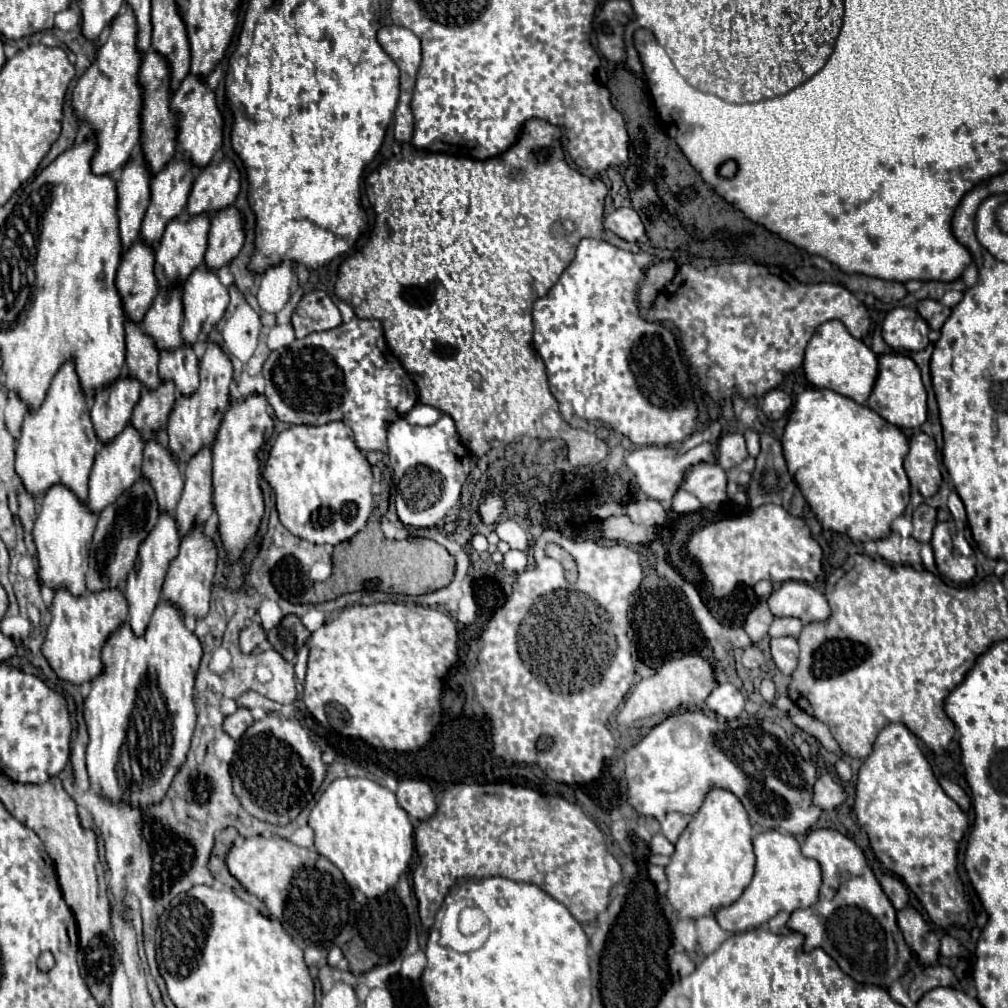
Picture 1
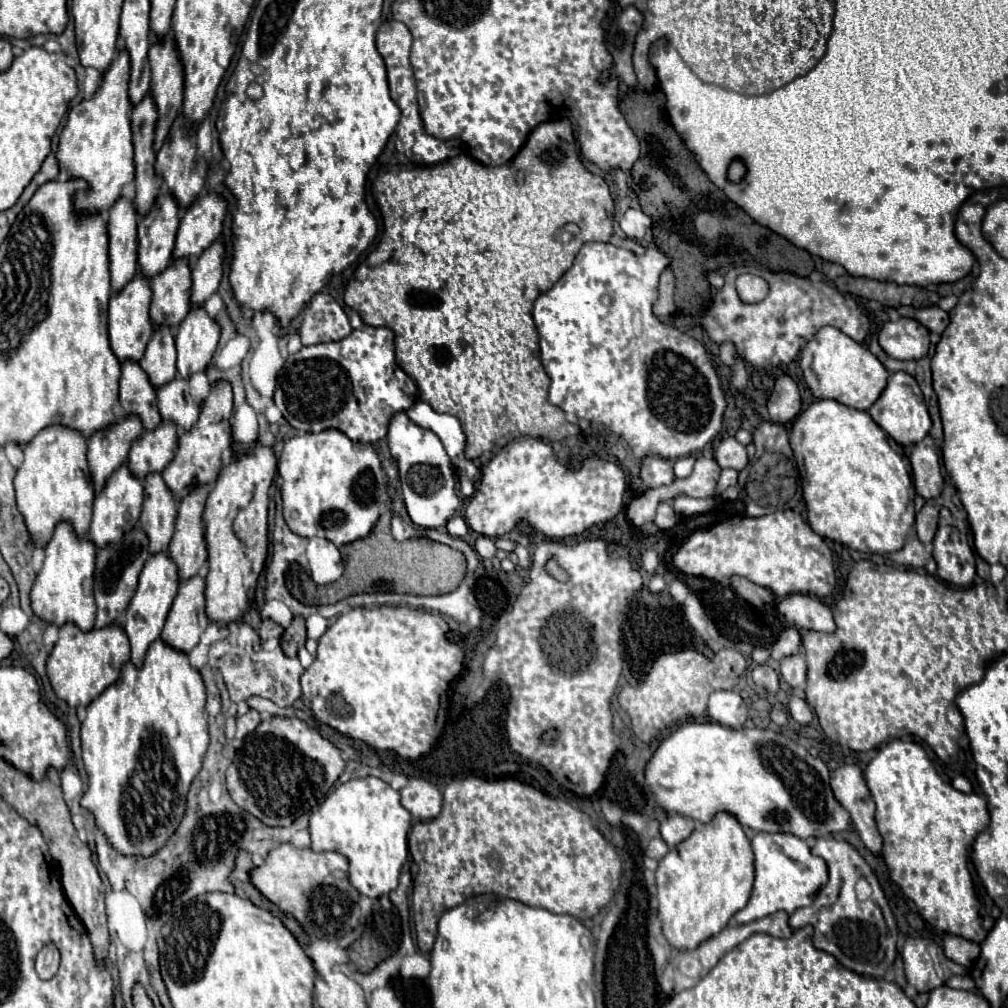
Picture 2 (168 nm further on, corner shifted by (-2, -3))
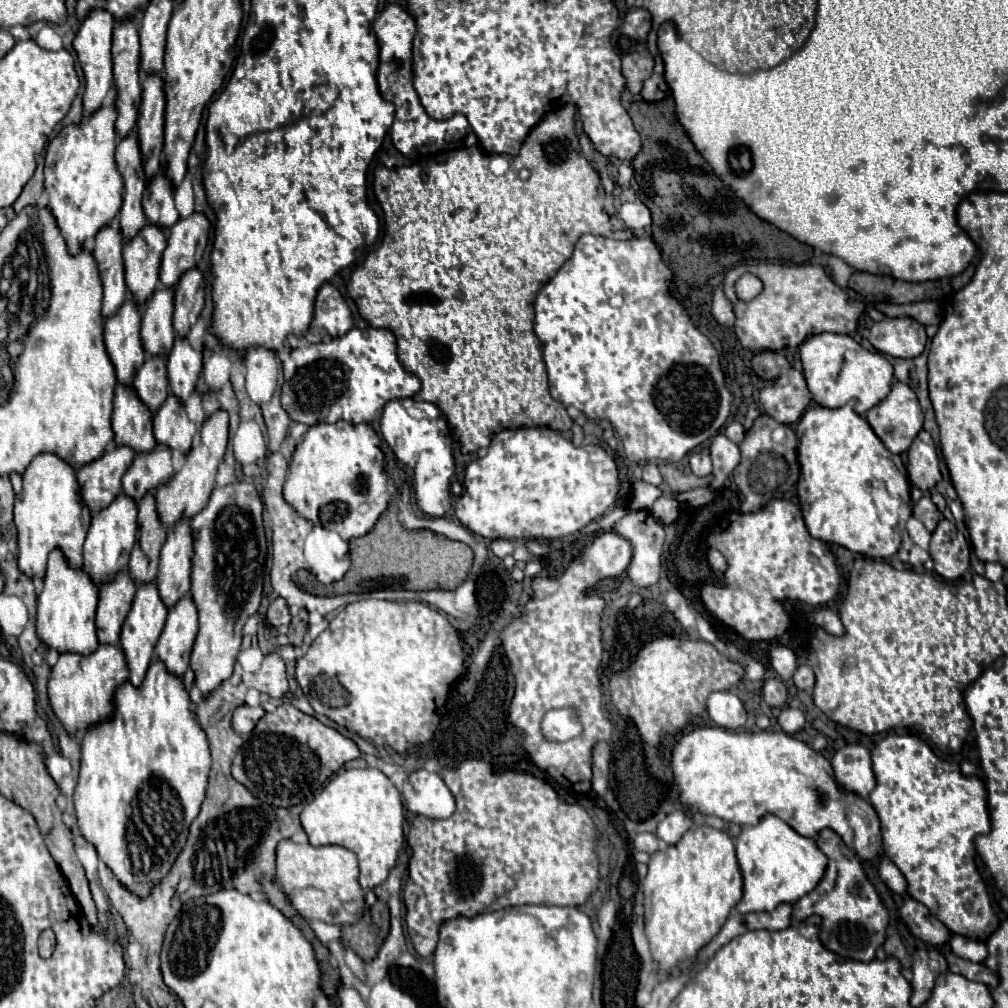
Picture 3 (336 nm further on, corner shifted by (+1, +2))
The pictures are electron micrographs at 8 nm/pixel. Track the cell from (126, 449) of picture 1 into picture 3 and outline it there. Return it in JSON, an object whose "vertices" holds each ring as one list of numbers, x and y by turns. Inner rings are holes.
{"vertices":[[119,494,107,508,93,514,83,546,83,560,85,560,83,568,93,578,95,584,109,580,115,572,127,568,135,538,137,538,137,502,131,496]]}

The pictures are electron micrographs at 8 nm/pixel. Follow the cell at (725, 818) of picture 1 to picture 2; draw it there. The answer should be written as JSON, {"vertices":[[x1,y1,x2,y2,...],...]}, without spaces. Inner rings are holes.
{"vertices":[[718,813,710,823,692,831,688,839,676,845,678,853,668,853,658,861,656,887,658,887,658,919,662,921,662,933,672,949,696,949,702,941,716,937,750,899,754,881,754,861,750,841,742,831,742,825,728,813]]}

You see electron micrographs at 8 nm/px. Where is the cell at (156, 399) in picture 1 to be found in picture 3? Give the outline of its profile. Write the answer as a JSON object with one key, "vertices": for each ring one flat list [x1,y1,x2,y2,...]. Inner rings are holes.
{"vertices":[[157,444,149,452,135,454,131,466,123,476,123,492,139,502,145,492,155,490,165,484,173,474,171,448,165,444]]}

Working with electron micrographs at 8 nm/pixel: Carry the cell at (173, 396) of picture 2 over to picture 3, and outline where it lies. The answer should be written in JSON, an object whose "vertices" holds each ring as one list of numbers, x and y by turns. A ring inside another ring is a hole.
{"vertices":[[169,394,153,414,153,430,159,444,167,444,171,450,181,450,185,454,197,434,197,424,189,420,183,402]]}

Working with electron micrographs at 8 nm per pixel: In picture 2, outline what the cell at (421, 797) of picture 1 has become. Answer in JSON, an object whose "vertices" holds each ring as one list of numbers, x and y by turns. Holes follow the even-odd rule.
{"vertices":[[414,777,408,787,400,791,402,805,420,821,436,819,442,811,442,793,436,785,422,777]]}

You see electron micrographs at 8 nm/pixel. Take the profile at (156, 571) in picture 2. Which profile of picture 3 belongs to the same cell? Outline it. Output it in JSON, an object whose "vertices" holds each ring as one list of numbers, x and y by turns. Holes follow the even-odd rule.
{"vertices":[[147,582,147,584,141,584,137,588,137,594,133,598,133,604,131,604,131,610,125,618,125,624,121,628,121,648,125,652,125,658,127,658,127,666,131,670,129,674,129,680,133,686,139,686,147,668,149,668,149,662,153,658,153,648,157,644,157,638,163,630,163,624,165,624,165,618,167,618,167,606,163,604,161,596,159,596,159,588,155,582]]}

